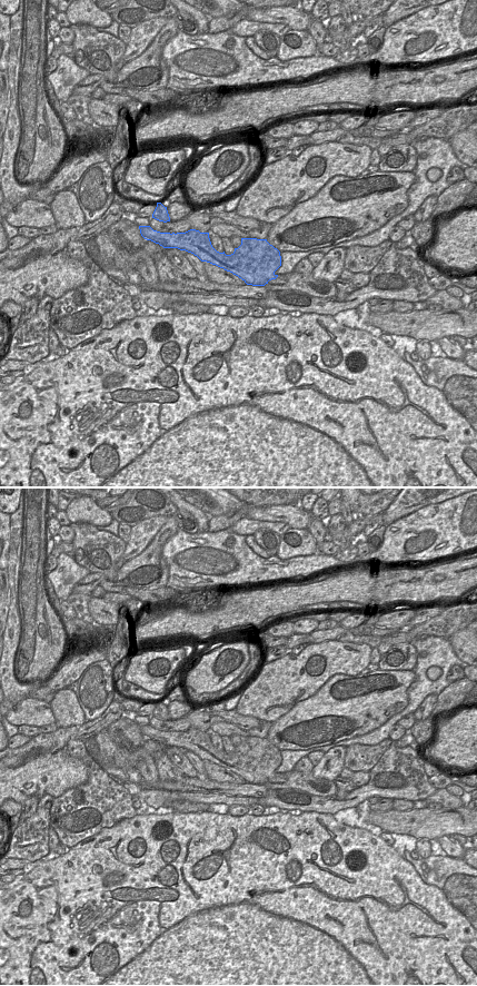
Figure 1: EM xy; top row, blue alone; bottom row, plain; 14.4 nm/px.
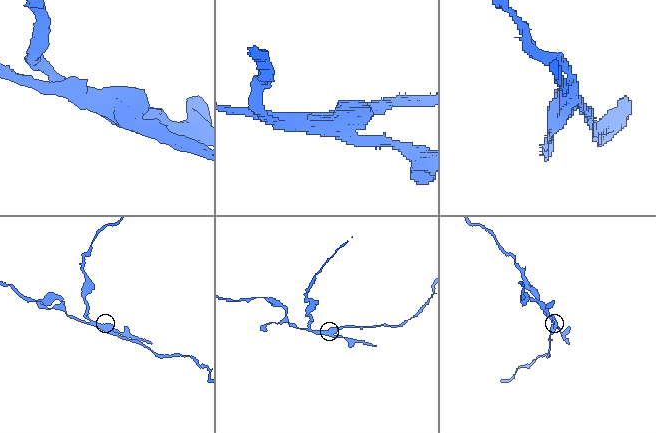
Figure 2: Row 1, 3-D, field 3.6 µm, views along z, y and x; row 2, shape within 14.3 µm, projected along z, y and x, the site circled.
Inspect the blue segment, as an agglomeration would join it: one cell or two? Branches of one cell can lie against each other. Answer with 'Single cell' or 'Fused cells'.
Fused cells

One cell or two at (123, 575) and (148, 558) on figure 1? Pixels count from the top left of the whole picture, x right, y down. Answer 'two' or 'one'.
one

